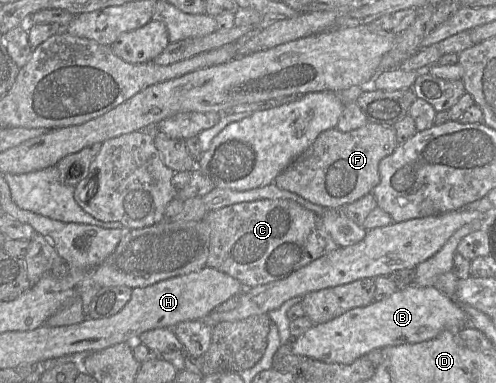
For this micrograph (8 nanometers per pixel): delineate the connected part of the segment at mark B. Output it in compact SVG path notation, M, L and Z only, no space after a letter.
M413 285L398 289L389 297L364 306L353 308L342 315L321 324L314 324L303 335L290 342L291 350L296 355L306 356L326 363L351 364L357 358L374 350L402 344L415 344L437 337L443 330L458 330L468 325L468 317L462 307L453 299L434 286L420 287Z

